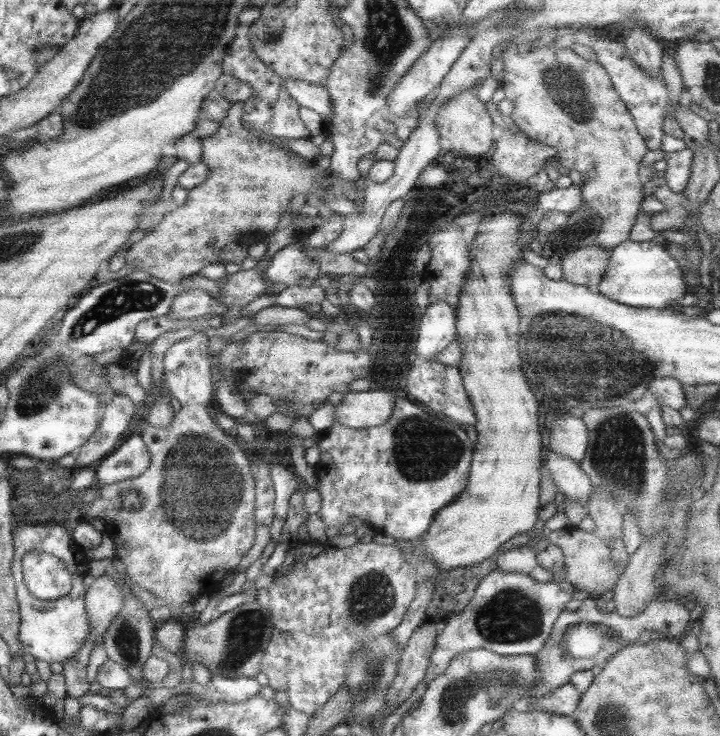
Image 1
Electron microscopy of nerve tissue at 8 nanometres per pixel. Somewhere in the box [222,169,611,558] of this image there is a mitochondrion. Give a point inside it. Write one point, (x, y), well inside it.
(418, 459)

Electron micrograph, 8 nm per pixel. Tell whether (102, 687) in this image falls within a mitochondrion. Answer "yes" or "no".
no

